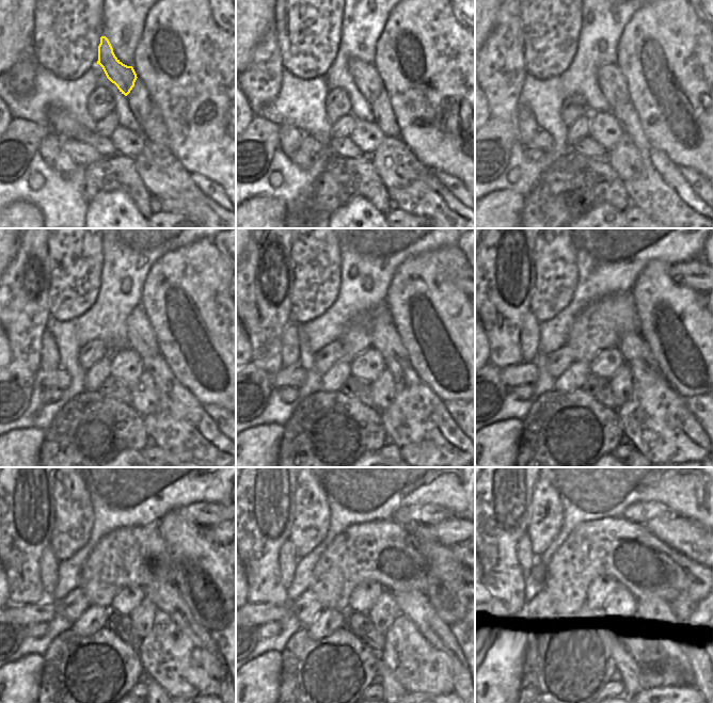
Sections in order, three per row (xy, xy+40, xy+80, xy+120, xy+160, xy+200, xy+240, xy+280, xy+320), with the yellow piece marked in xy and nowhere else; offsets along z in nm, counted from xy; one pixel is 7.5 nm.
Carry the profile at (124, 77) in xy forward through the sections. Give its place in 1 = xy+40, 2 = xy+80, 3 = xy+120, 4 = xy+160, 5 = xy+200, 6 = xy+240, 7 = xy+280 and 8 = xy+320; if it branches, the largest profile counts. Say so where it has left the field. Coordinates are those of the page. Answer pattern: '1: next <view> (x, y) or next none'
1: next xy+40 (366, 78)
2: next xy+80 (611, 79)
3: next xy+120 (141, 336)
4: next xy+160 (385, 339)
5: next xy+200 (635, 351)
6: next xy+240 (165, 596)
7: next xy+280 (413, 604)
8: next xy+320 (674, 625)

